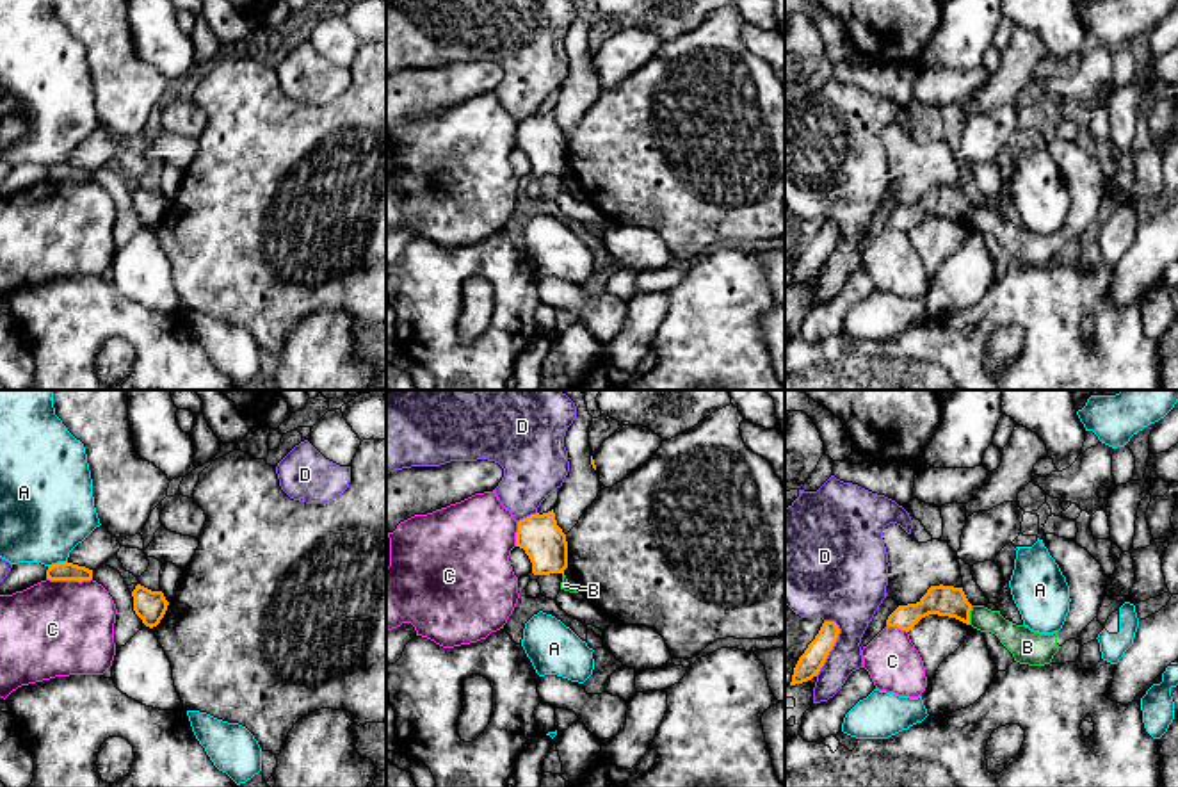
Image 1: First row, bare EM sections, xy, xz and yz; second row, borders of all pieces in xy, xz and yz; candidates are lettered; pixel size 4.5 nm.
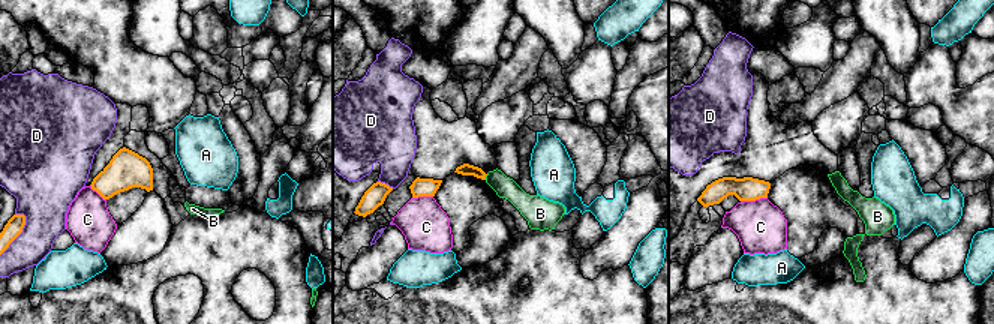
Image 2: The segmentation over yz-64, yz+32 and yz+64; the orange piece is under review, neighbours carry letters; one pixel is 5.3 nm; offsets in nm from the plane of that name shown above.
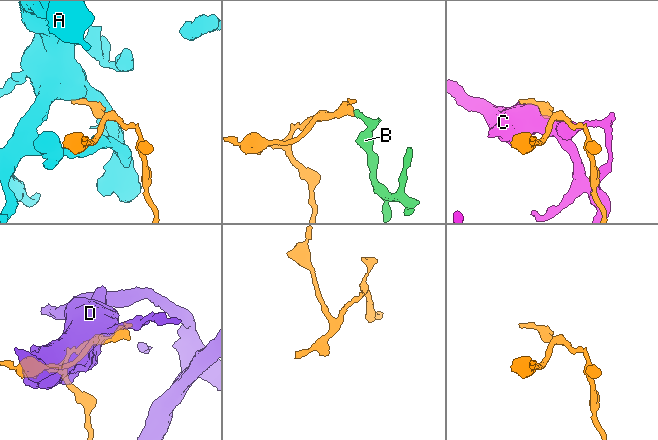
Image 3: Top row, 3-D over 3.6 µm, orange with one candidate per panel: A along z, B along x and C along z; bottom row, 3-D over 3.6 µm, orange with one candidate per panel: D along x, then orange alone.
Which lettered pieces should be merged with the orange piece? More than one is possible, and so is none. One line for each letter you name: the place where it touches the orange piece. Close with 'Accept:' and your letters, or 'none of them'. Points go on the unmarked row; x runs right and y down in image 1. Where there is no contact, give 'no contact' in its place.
Accept: none of them

